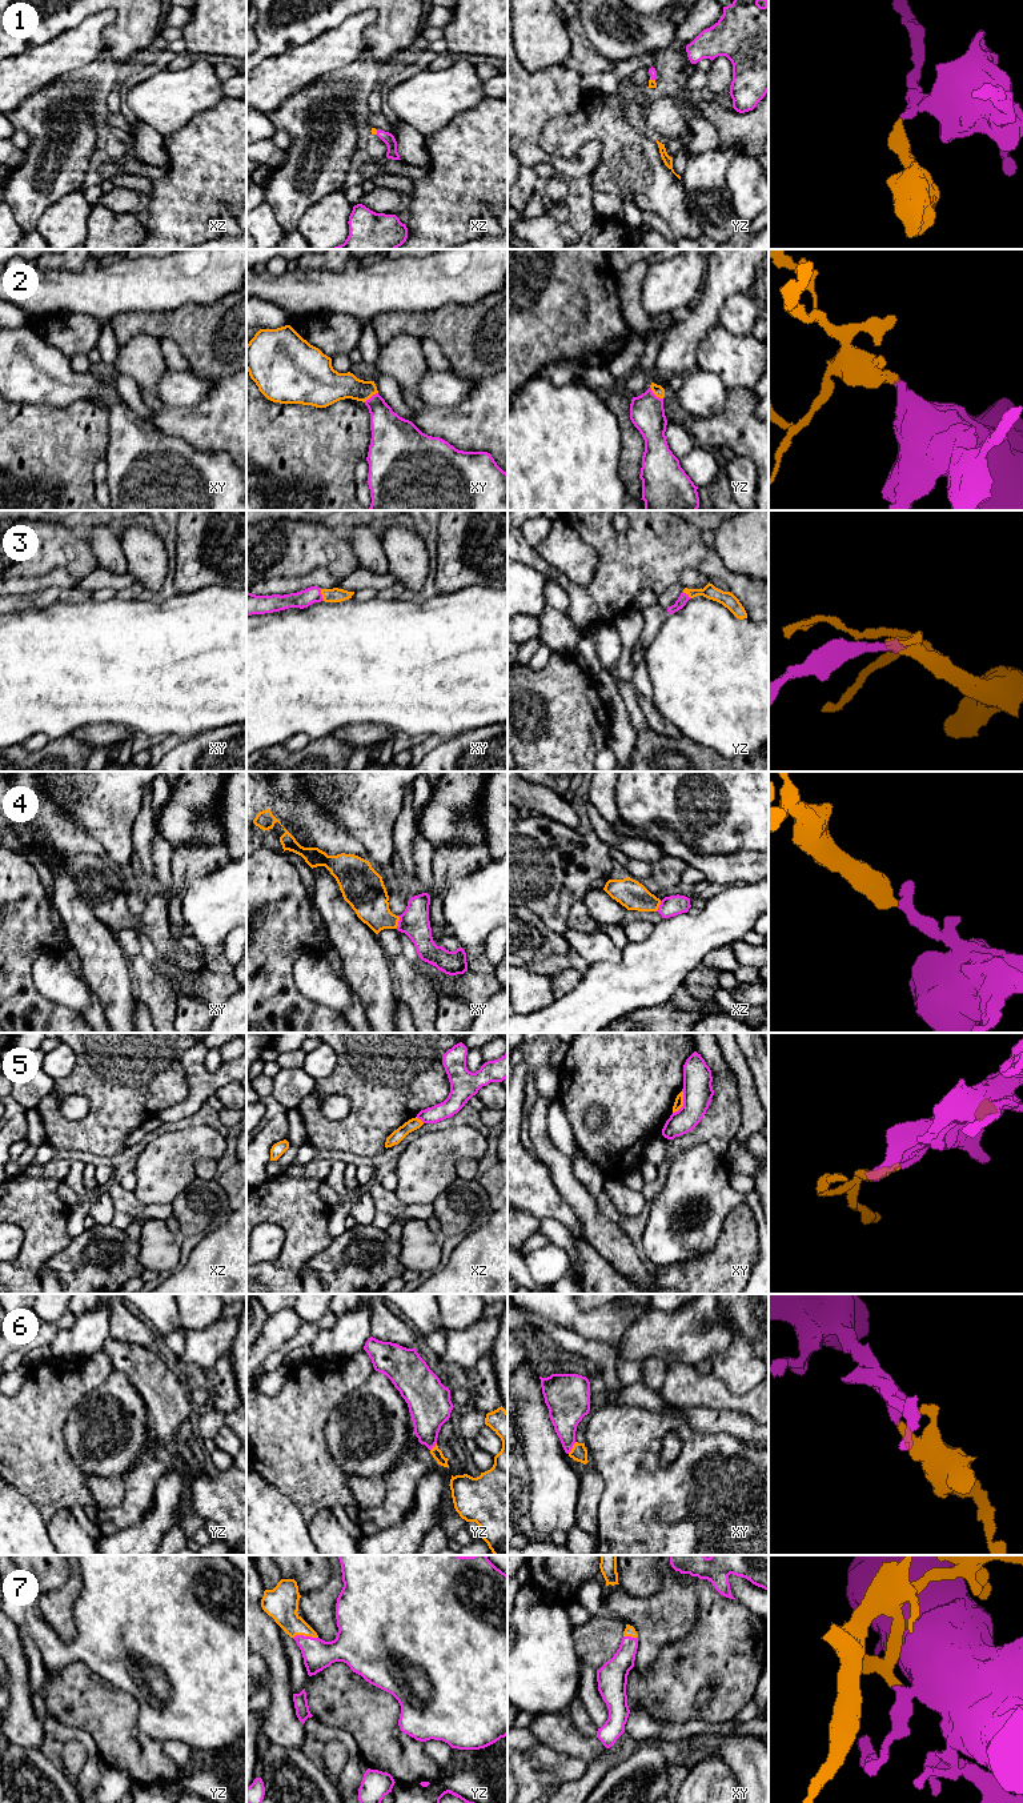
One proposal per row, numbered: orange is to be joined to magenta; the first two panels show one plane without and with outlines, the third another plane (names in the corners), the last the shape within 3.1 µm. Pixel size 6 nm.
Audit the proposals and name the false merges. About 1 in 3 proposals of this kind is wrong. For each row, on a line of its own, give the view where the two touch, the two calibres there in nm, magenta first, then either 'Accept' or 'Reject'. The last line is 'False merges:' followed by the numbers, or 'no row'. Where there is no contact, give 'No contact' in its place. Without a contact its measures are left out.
1: Touches magenta in yz. Thickness 50 nm (magenta) against 50 nm. Accept
2: Touches magenta in yz. Thickness 200 nm (magenta) against 70 nm. Accept
3: Touches magenta in xy. Thickness 100 nm (magenta) against 90 nm. Accept
4: Touches magenta in xy. Thickness 180 nm (magenta) against 240 nm. Accept
5: Touches magenta in xy. Thickness 180 nm (magenta) against 60 nm. Reject
6: Touches magenta in xy. Thickness 220 nm (magenta) against 100 nm. Accept
7: Touches magenta in yz. Thickness 180 nm (magenta) against 200 nm. Accept
False merges: 5

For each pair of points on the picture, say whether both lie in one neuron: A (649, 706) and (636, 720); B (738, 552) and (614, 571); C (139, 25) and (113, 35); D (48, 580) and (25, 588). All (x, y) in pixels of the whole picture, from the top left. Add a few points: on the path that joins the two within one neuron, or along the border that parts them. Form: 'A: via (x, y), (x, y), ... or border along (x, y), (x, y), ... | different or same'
A: border along (638, 694), (638, 706), (649, 728) | different
B: border along (713, 547), (718, 559), (731, 572), (738, 575) | different
C: via (132, 31), (127, 35), (120, 35) | same
D: via (43, 581), (31, 585) | same

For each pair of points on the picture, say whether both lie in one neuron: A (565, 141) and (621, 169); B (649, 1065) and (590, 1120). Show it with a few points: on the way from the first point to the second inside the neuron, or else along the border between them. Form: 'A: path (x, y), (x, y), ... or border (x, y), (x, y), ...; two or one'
A: path (582, 135), (598, 135), (616, 152); one
B: border (598, 1105), (604, 1112), (604, 1124), (592, 1133); two

